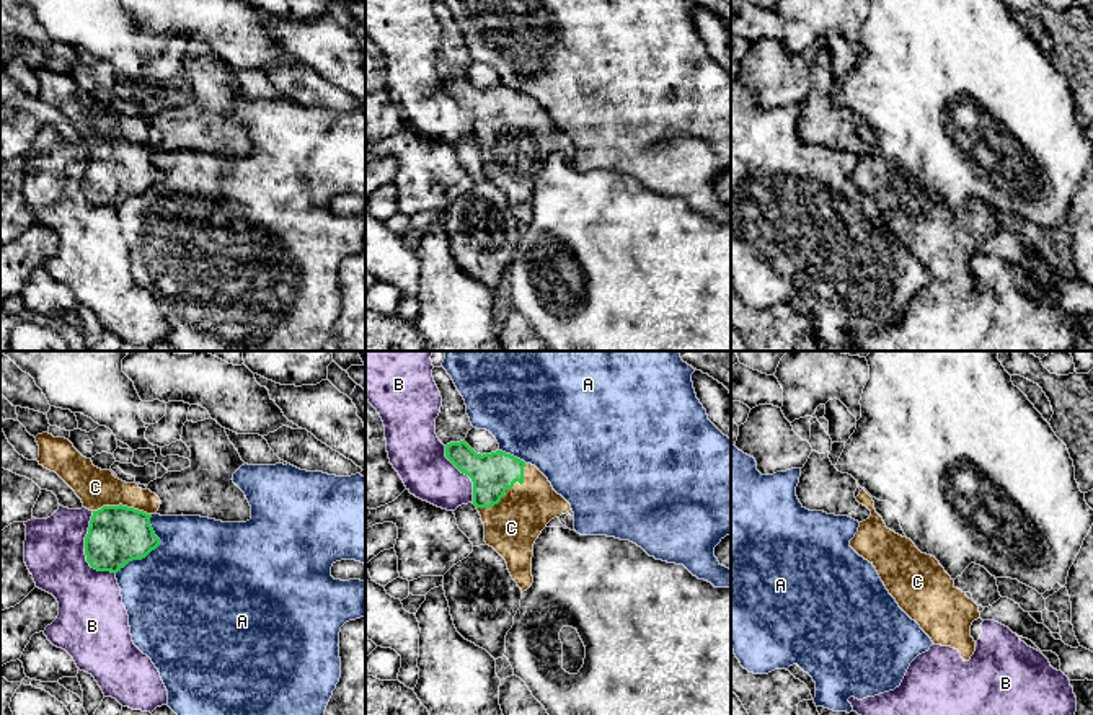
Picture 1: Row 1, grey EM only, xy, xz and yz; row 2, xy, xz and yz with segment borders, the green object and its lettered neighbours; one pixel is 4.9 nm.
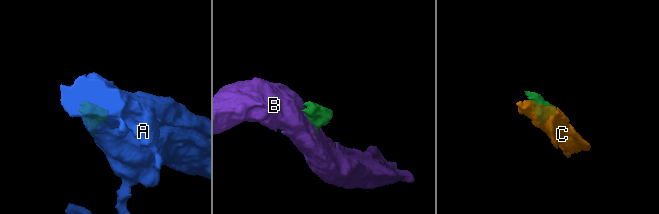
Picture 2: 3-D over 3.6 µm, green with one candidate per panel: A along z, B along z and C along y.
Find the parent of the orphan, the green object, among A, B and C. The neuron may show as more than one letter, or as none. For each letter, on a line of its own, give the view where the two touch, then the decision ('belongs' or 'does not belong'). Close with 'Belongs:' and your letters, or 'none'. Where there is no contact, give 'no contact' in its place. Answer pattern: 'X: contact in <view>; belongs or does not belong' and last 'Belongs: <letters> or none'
A: contact in xy; does not belong
B: contact in xy; does not belong
C: contact in xz; belongs
Belongs: C

